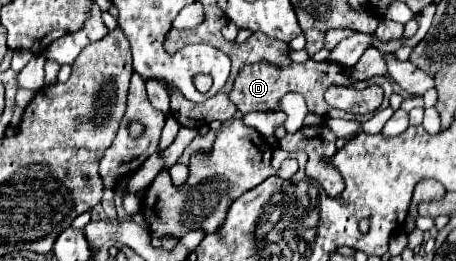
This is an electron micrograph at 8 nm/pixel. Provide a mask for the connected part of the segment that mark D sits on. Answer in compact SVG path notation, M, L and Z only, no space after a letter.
M308 60L304 64L292 64L286 68L276 68L272 64L252 64L244 66L234 82L230 92L230 100L236 104L238 111L243 114L259 111L279 111L279 100L286 92L300 92L304 94L307 108L310 112L323 115L328 111L328 104L324 102L324 90L330 84L344 84L350 82L350 70L338 62L314 62Z

